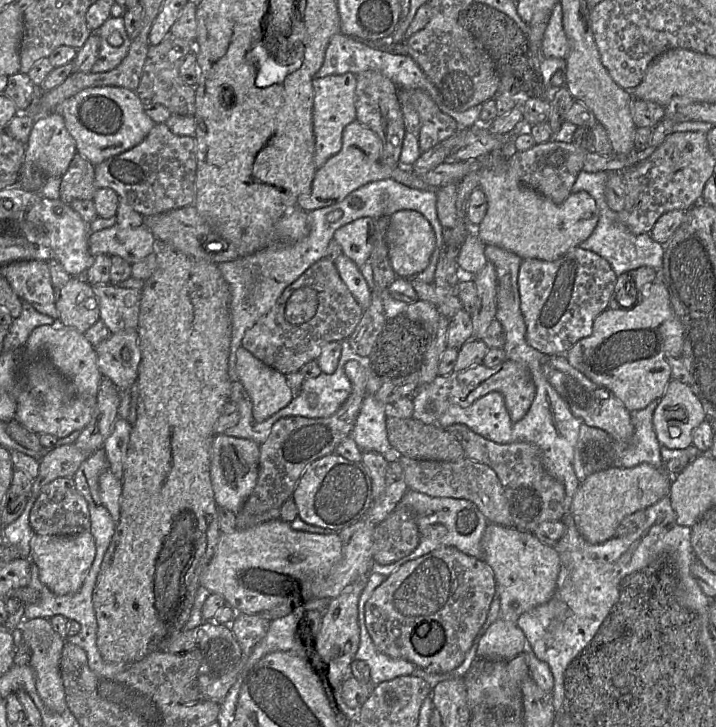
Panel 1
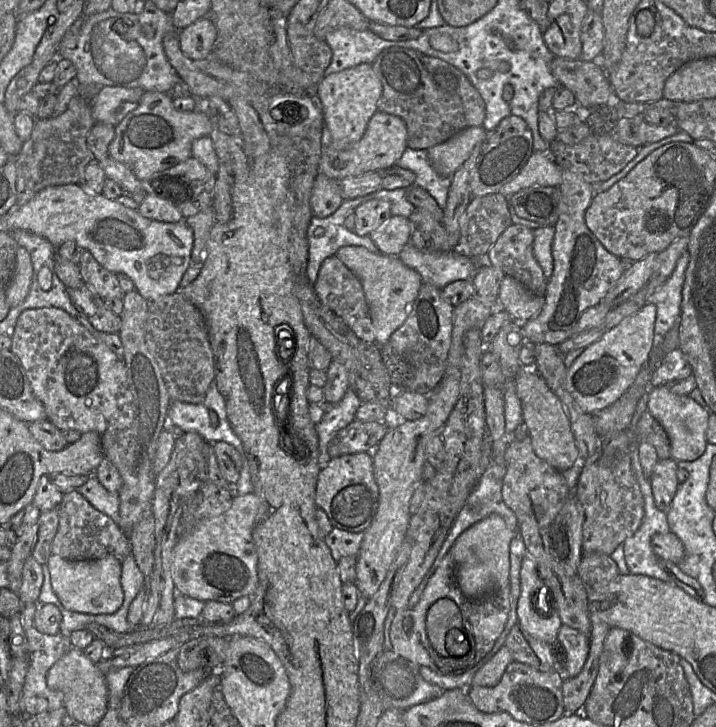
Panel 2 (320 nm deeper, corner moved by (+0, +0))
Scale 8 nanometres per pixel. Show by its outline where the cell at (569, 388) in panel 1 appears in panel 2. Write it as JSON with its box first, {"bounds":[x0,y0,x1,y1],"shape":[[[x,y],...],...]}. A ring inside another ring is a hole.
{"bounds":[649,457,680,514],"shape":[[[671,457],[658,460],[649,478],[656,507],[666,514],[680,484],[676,473],[677,461]]]}

